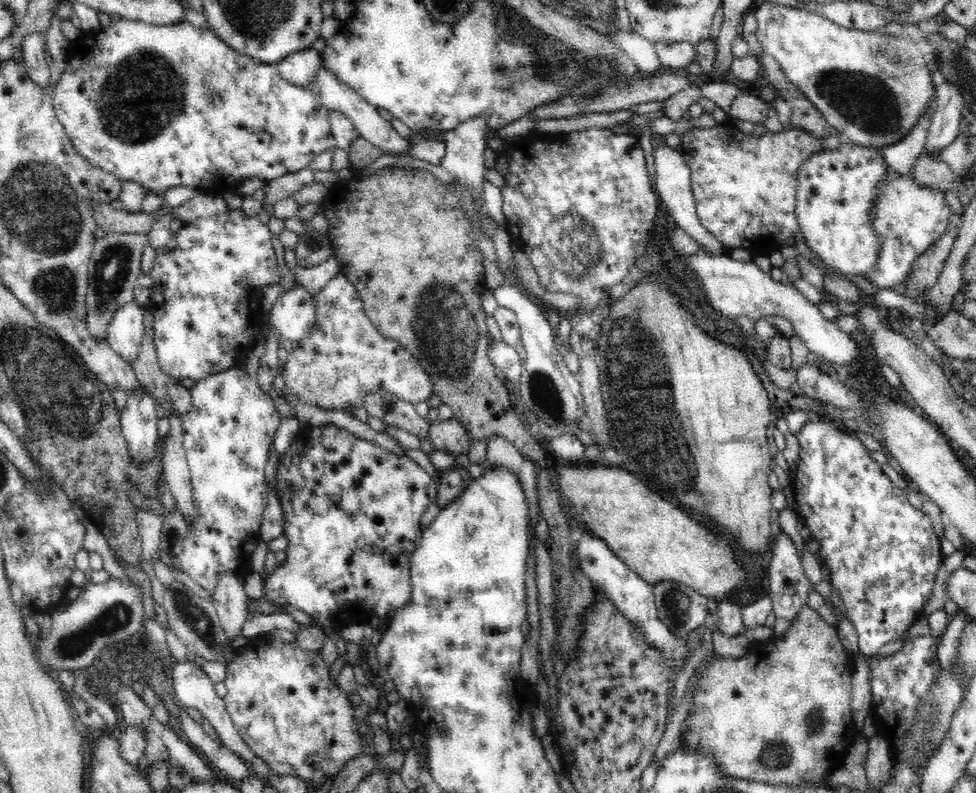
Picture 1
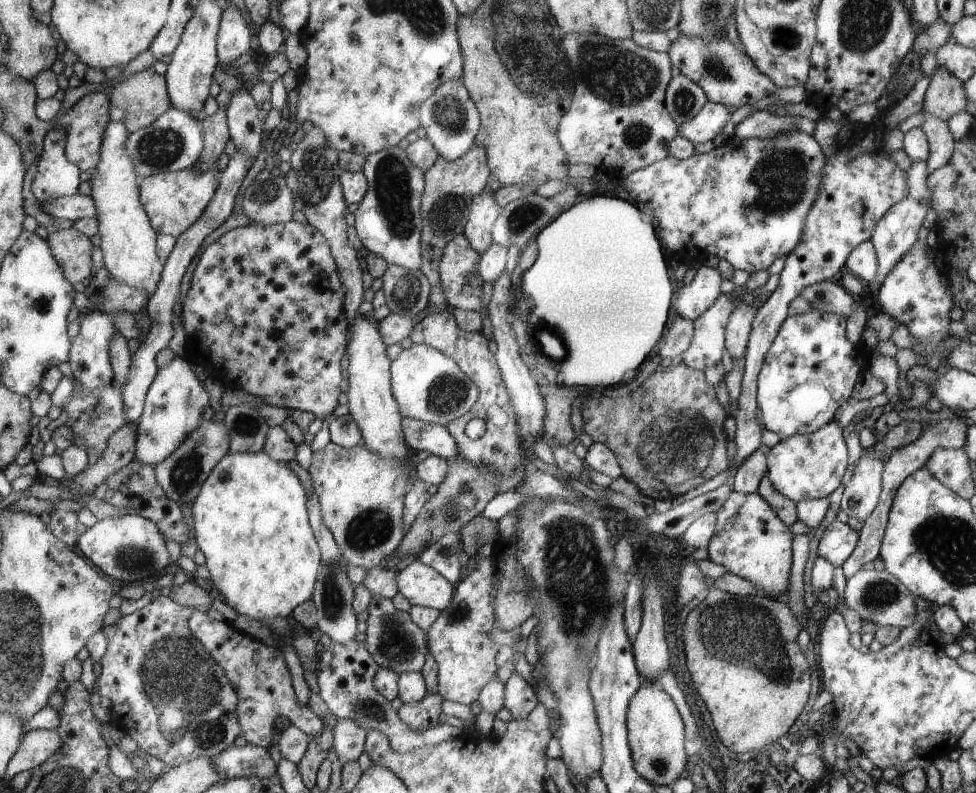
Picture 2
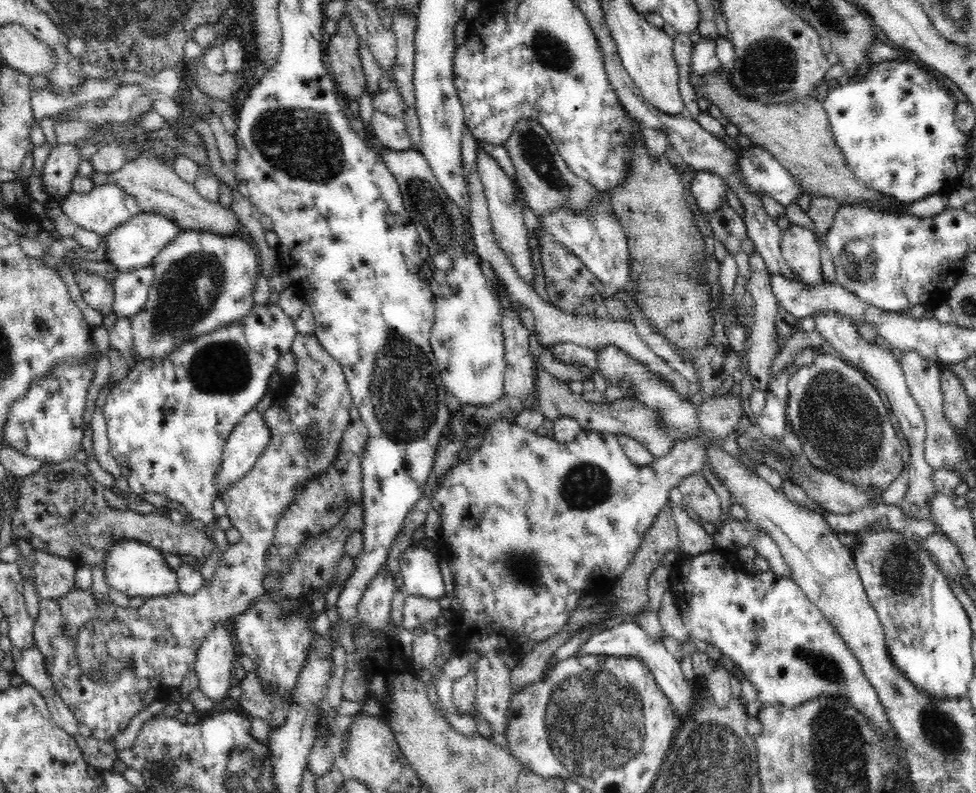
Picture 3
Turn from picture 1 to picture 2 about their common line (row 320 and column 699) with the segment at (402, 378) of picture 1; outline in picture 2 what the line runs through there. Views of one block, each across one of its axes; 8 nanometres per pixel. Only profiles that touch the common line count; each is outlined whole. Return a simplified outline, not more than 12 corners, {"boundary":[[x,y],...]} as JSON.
{"boundary":[[755,291],[722,293],[693,320],[682,363],[724,381],[725,333],[738,305],[758,310]]}

